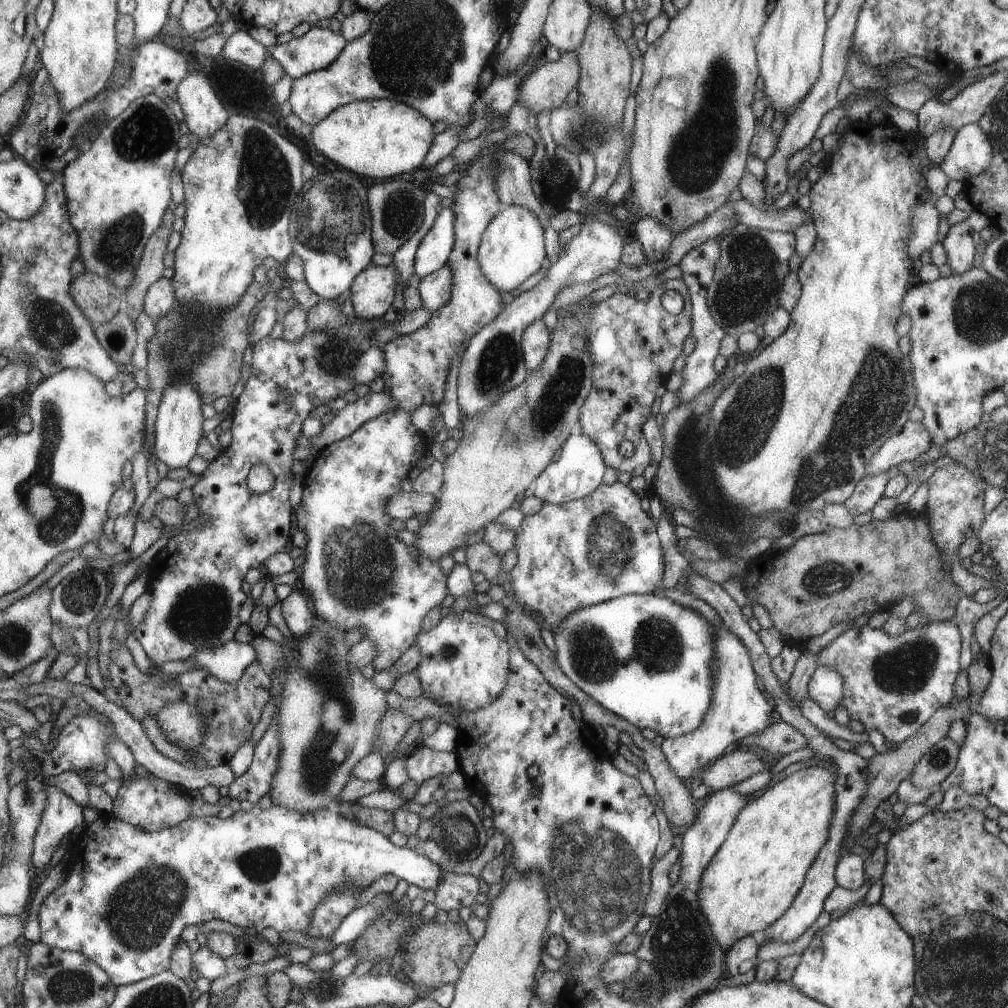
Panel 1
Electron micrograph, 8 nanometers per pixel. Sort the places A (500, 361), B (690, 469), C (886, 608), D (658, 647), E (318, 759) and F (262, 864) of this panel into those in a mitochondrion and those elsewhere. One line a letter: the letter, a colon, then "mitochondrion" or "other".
A: mitochondrion
B: mitochondrion
C: other
D: mitochondrion
E: mitochondrion
F: mitochondrion

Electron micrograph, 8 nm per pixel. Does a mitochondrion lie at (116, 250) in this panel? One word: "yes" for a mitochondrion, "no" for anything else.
yes

